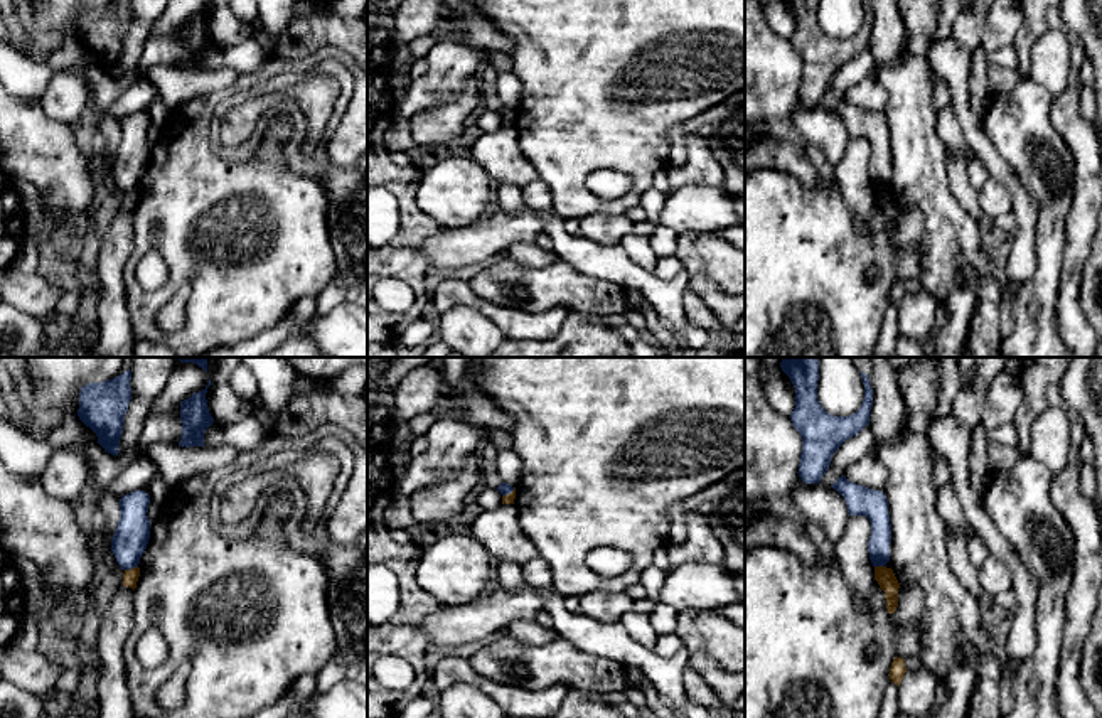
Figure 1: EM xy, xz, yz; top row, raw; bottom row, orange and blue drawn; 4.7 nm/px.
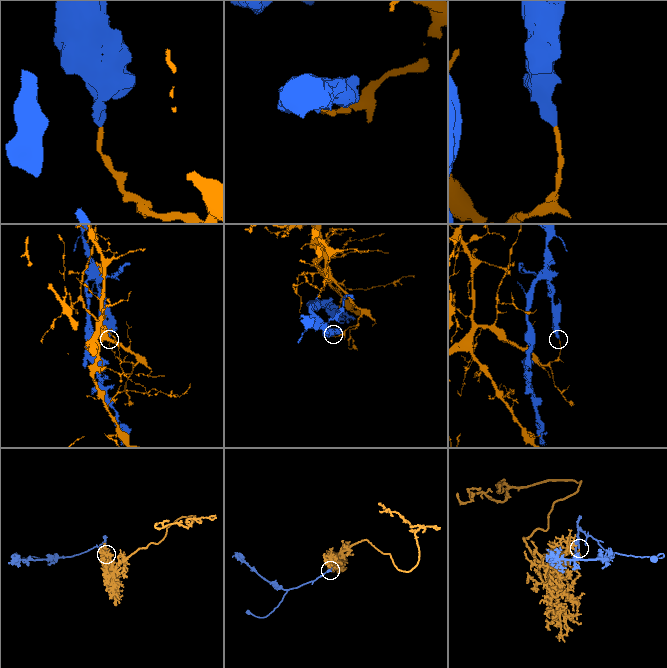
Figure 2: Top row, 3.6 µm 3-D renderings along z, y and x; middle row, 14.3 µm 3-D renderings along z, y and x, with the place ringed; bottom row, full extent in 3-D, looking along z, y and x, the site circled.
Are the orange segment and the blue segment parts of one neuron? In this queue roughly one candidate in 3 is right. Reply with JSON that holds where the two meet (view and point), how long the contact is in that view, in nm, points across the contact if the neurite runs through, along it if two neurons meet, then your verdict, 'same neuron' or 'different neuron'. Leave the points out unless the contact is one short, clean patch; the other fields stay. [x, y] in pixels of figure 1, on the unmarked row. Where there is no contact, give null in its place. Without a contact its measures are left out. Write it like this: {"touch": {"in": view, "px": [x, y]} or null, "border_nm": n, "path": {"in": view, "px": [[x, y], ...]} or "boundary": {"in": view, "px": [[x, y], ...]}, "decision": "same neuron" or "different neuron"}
{"touch": {"in": "xy", "px": [132, 191]}, "border_nm": 70, "decision": "different neuron"}

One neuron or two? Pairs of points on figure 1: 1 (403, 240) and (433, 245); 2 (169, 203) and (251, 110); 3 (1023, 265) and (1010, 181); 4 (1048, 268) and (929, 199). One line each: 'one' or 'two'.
1: two
2: two
3: one
4: two

